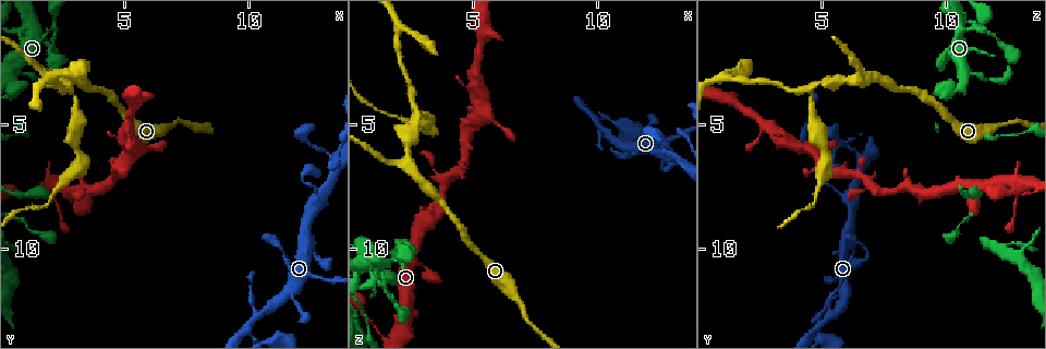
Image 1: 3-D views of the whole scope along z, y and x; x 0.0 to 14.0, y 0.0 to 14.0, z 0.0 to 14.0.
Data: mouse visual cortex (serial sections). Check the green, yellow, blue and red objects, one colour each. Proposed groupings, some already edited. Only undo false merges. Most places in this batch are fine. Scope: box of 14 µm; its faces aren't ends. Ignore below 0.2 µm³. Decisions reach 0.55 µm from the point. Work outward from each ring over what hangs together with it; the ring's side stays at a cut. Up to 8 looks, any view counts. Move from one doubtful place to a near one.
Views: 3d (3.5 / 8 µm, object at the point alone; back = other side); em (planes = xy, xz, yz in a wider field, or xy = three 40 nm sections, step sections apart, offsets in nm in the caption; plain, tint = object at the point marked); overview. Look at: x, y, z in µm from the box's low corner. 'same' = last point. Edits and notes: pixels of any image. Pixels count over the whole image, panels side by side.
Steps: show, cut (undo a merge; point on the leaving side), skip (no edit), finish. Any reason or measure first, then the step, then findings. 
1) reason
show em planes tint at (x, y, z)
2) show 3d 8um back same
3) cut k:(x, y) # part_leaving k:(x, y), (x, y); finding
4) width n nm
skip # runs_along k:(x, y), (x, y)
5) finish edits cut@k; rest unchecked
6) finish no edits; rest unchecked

sharp bend
show 3d 3.5um at (2.1, 1.2, 10.6)

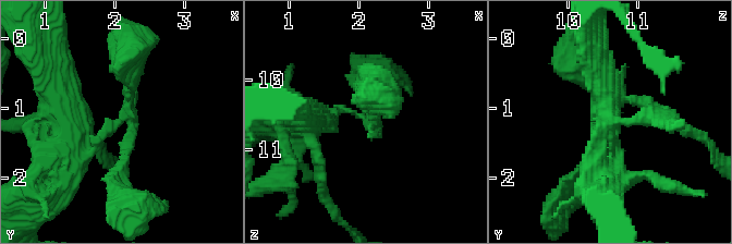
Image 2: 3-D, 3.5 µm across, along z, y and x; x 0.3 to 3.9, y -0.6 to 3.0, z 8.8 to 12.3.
show em xy step 3 tint at (2.05, 1.20, 10.55)

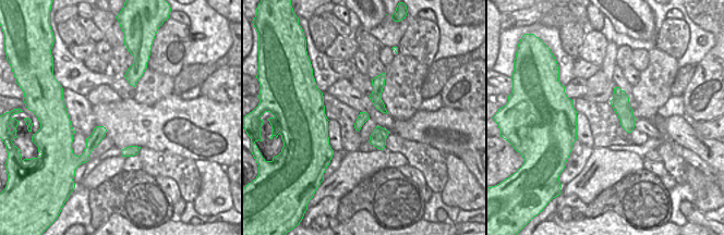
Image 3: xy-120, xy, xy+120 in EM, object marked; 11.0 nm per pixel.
skip # runs_along 2:(64, 173), (127, 117), (131, 57); all the same cell

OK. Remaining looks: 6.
thin neck
show 3d 3.5um at (2.9, 3.5, 4.6)

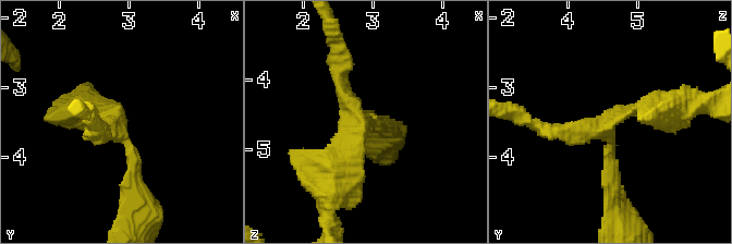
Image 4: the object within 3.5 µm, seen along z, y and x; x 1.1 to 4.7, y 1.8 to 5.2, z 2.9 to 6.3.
show em xy step 2 tint at (2.85, 3.60, 4.60)

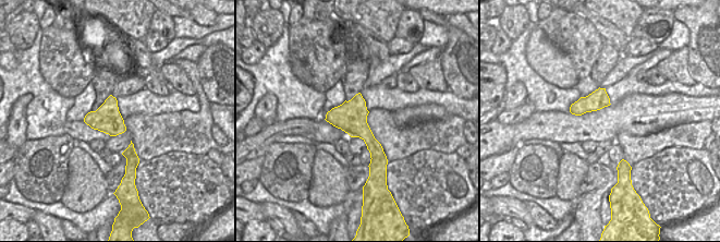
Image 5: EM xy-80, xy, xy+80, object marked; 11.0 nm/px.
another direction
show em planes tint same

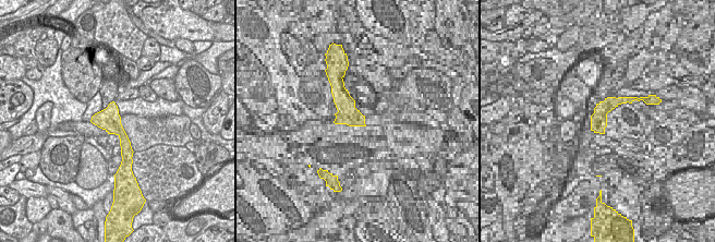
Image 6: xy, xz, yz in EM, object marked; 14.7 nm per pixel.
arm_widths 200, 200, 350 nm
skip # runs_along 4:(661, 107), (608, 120), (613, 194); continuous, no second cell

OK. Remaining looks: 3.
a fork
show 3d 3.5um at (9.9, 13.2, 4.8)

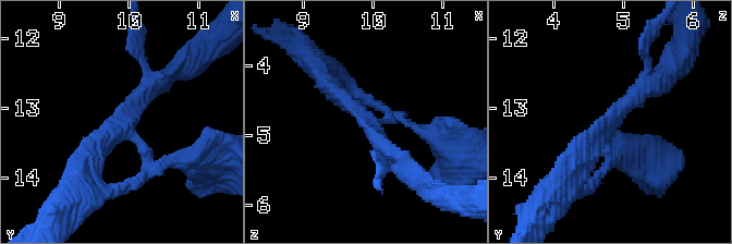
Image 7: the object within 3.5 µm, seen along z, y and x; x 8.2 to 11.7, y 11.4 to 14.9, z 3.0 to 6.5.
shape alone is not enough
show em xy step 1 tint at (10.05, 13.25, 4.85)

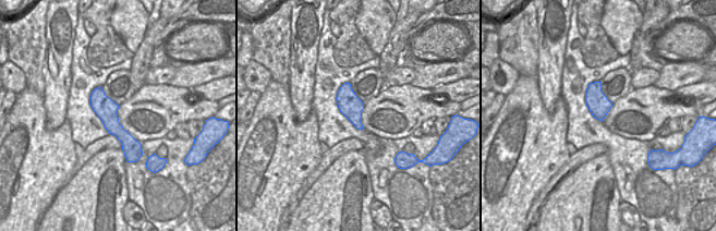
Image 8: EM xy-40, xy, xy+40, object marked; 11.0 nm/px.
arms 3; arm_widths 150, 250, 300 nm
skip # runs_along 7:(661, 80), (613, 120), (613, 163); continuous, no second cell

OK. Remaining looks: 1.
finish no edits; rest unchecked

